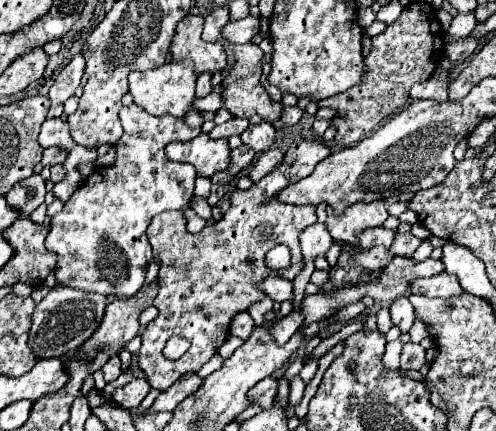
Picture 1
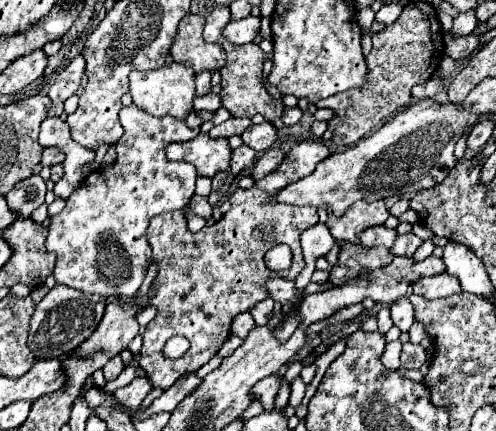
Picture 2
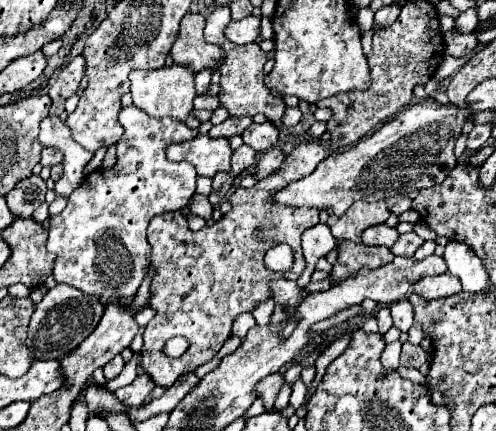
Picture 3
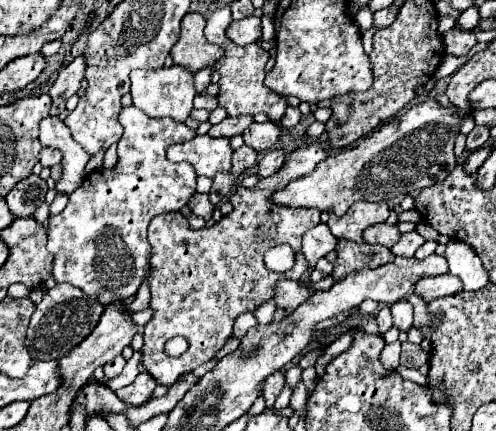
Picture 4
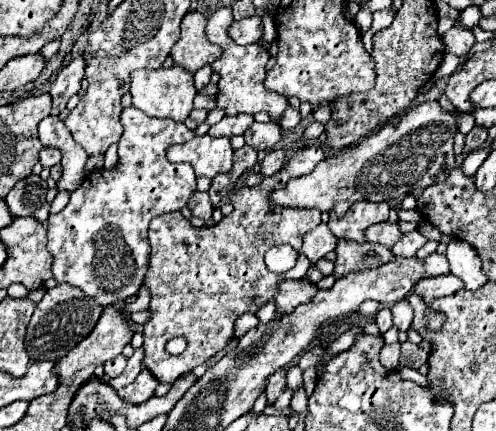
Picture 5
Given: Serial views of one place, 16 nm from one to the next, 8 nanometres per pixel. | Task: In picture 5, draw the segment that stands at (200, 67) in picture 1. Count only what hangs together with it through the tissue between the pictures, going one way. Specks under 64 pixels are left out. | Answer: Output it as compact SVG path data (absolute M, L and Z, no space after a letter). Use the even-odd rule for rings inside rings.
M188 12L180 28L182 28L180 40L172 46L172 52L170 52L174 64L190 72L196 72L202 66L208 66L222 56L222 48L208 42L204 34L206 18L200 12Z

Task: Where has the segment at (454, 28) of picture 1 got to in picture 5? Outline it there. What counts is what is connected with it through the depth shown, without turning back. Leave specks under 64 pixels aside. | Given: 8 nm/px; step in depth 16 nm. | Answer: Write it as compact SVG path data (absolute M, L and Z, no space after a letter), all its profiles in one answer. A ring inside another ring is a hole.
M470 6L470 8L466 8L466 10L460 14L458 22L460 22L464 28L468 28L468 30L476 28L478 22L480 22L480 10L478 10L478 6Z

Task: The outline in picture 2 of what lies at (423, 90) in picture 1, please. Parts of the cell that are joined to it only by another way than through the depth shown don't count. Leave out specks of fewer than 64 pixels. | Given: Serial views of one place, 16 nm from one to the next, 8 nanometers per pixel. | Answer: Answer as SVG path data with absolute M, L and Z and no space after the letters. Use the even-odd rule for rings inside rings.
M438 72L432 75L432 78L423 84L415 85L411 94L415 99L433 99L440 103L446 103L447 89L443 83L444 77L439 77Z

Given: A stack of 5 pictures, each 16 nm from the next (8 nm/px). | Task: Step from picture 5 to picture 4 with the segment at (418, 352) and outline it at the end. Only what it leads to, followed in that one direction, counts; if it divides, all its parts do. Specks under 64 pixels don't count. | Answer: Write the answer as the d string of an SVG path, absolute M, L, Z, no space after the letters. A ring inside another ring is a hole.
M406 341L402 344L402 354L400 354L400 364L406 368L420 368L428 360L428 354L416 346Z

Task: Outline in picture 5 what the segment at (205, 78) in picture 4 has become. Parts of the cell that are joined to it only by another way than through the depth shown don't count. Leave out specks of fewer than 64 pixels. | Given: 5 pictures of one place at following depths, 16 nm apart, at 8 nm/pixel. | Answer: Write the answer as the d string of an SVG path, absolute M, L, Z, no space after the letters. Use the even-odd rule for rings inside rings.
M200 68L200 72L194 74L194 80L196 80L196 90L202 92L208 82L210 82L210 76L212 76L212 68Z

